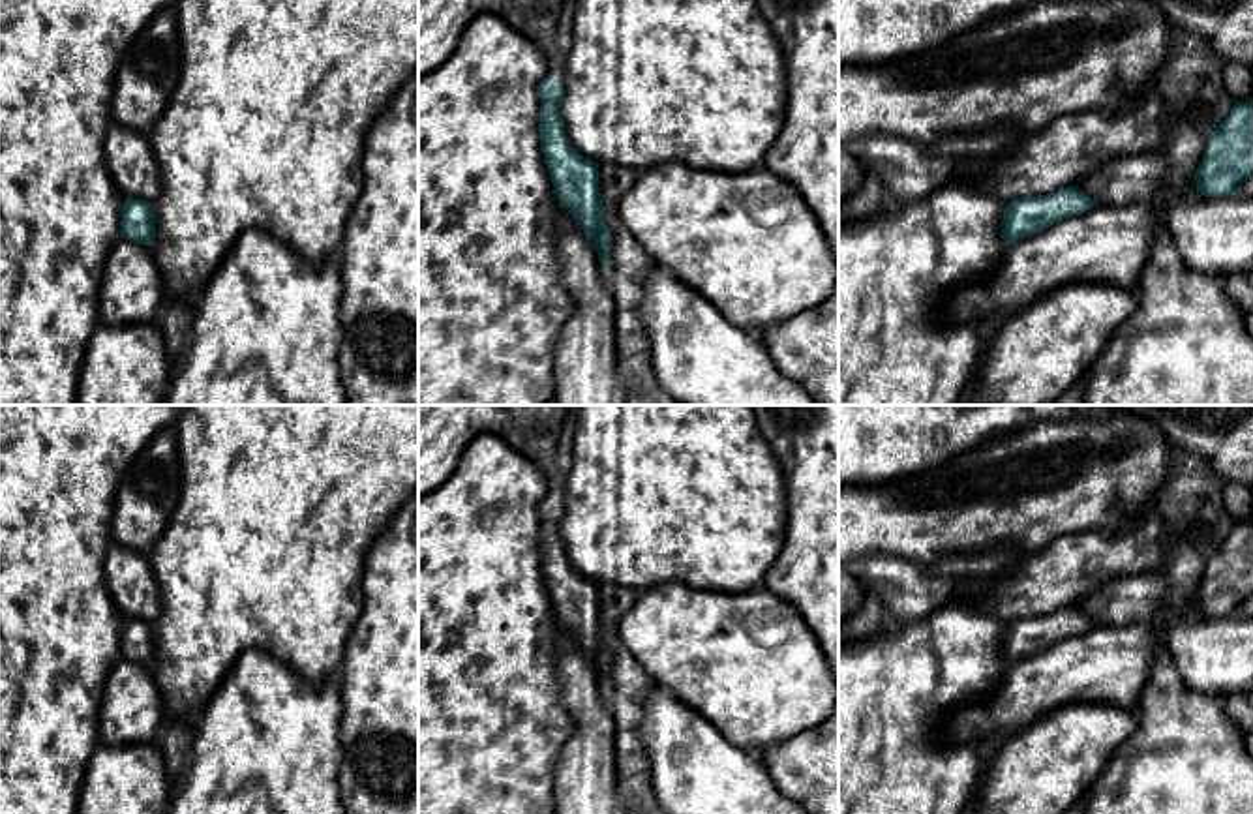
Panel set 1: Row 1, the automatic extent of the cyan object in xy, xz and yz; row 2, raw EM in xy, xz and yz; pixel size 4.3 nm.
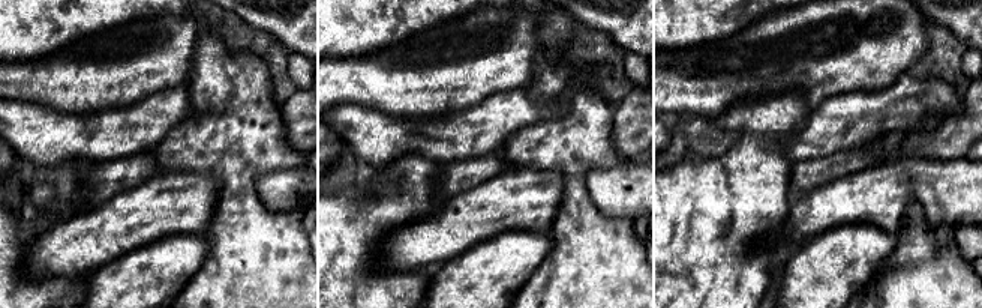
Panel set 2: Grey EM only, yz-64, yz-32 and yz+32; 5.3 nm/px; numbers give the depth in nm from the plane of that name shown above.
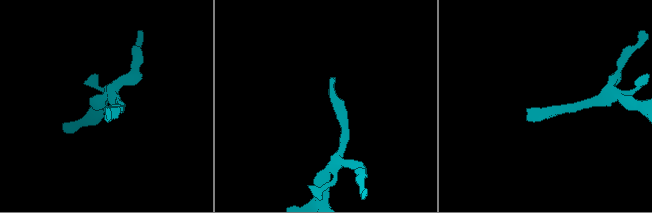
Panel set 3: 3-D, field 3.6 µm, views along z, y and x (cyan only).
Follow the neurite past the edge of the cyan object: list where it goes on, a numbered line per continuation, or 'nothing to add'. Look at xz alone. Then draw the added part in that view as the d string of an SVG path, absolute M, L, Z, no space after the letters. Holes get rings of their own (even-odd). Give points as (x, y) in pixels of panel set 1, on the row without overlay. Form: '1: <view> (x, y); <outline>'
1: xz (445, 432); M418 405L418 499L452 476L473 439L491 433L529 458L546 475L548 495L561 501L565 495L565 461L557 454L557 443L566 411L568 405Z

